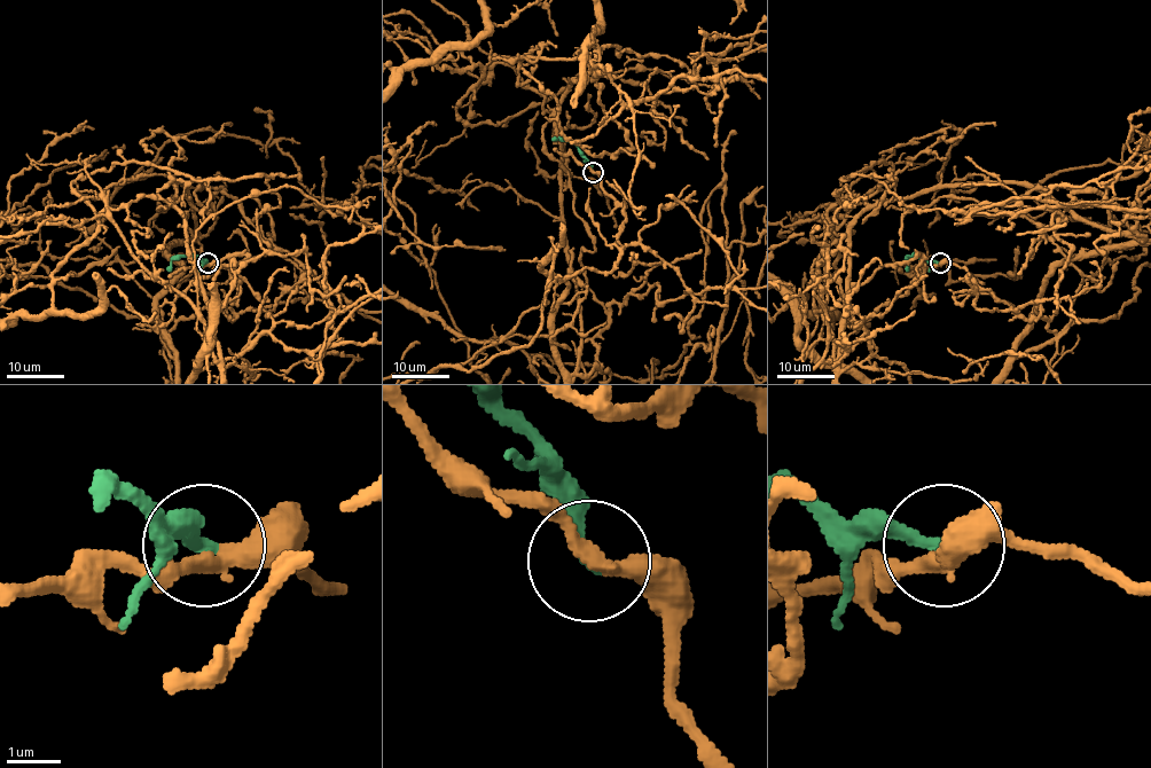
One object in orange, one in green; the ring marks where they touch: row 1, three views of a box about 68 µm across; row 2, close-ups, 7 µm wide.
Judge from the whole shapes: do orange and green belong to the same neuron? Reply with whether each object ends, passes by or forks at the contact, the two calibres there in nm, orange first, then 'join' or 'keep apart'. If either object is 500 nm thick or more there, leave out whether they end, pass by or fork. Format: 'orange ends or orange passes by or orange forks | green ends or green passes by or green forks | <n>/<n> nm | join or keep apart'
orange passes by | green ends | 280/240 nm | join

